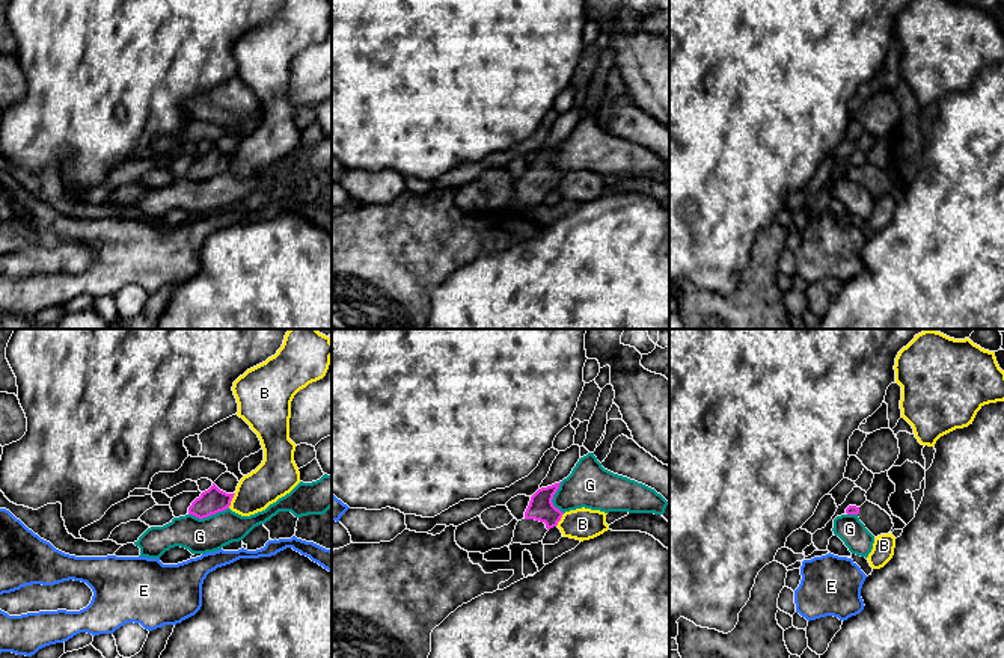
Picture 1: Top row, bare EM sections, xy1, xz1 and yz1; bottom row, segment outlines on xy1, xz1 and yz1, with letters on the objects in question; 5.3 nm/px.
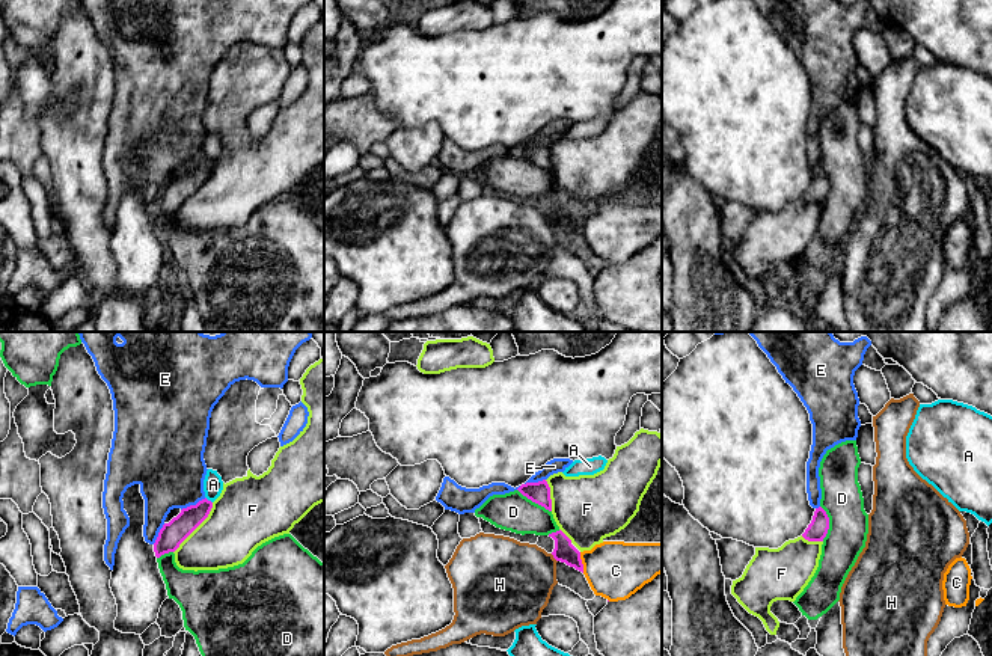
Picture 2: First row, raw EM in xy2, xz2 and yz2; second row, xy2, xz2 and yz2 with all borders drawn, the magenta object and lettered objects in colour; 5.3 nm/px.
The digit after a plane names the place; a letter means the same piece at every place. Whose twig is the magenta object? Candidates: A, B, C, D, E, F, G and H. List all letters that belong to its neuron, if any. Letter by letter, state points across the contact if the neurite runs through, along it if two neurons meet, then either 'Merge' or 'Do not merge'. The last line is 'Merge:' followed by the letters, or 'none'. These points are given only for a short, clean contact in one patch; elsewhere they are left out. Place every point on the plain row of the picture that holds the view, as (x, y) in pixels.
A: Do not merge
B: Do not merge
C: Boundary: xz2 (579, 214), (584, 234). Do not merge
D: Do not merge
E: Boundary: xy2 (205, 160), (181, 172). Do not merge
F: Do not merge
G: Boundary: xy1 (228, 169), (202, 180), (189, 177). Do not merge
H: Boundary: xz2 (551, 216), (557, 223). Do not merge
Merge: none

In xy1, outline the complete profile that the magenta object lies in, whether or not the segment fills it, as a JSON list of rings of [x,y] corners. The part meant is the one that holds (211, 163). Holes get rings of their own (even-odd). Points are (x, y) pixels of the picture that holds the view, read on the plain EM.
[[[214,145],[213,148],[202,154],[188,169],[188,177],[193,177],[199,181],[208,180],[219,174],[229,171],[231,163],[235,155],[226,155],[220,152]]]

